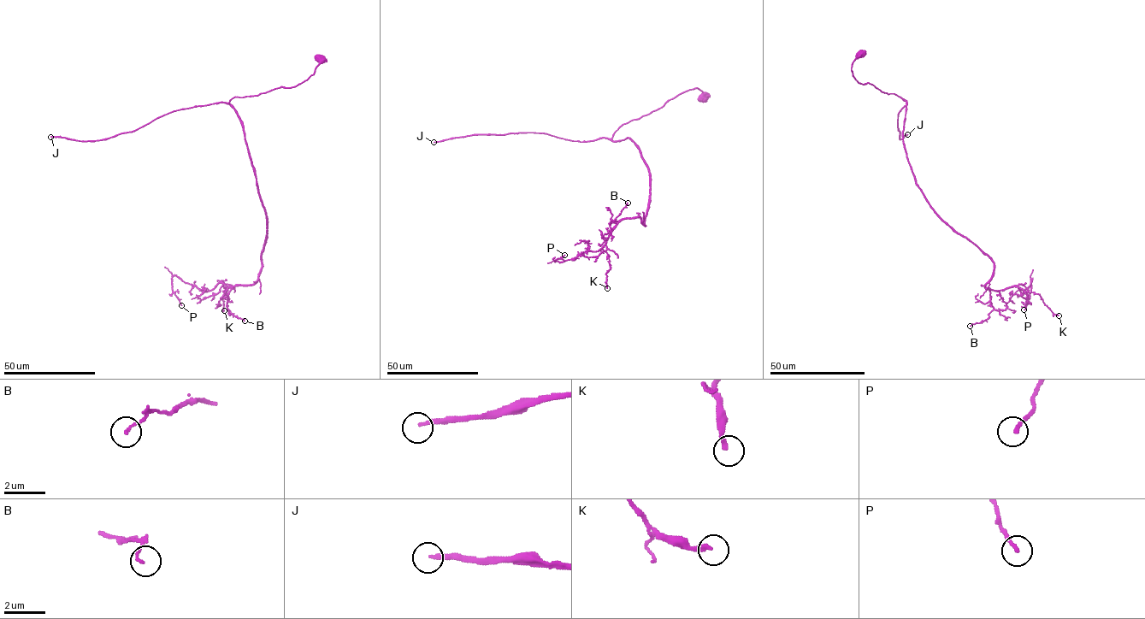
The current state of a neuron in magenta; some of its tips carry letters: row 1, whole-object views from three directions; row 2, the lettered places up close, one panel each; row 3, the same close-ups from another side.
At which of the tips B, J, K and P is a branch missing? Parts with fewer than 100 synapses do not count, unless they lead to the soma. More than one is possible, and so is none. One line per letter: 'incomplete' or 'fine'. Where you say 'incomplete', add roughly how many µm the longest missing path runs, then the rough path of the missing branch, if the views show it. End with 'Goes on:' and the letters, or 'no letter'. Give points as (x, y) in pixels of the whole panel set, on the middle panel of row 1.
B: fine
J: incomplete | 250 µm
K: fine
P: fine
Goes on: J

